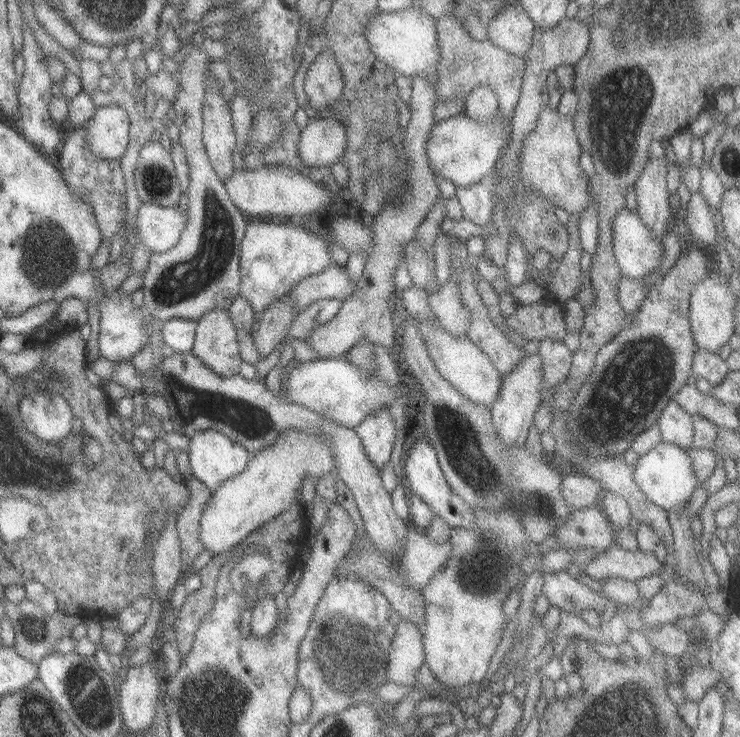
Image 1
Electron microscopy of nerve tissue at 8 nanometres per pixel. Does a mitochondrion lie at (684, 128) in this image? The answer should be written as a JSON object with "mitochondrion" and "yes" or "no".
{"mitochondrion":"no"}

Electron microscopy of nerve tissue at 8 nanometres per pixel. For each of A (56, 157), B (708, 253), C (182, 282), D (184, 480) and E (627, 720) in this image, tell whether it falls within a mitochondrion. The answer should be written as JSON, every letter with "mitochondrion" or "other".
{"A":"other","B":"other","C":"mitochondrion","D":"other","E":"mitochondrion"}

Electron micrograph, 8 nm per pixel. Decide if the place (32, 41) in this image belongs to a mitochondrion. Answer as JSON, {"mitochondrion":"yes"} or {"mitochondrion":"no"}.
{"mitochondrion":"no"}

